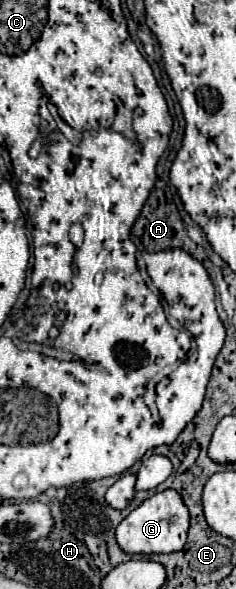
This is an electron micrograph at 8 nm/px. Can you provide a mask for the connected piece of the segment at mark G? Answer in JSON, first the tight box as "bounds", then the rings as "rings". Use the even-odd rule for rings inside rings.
{"bounds":[117,490,189,554],"rings":[[[163,490],[147,498],[117,526],[117,542],[127,554],[177,552],[185,546],[187,530],[189,530],[189,510],[185,508],[181,494],[177,490]]]}

